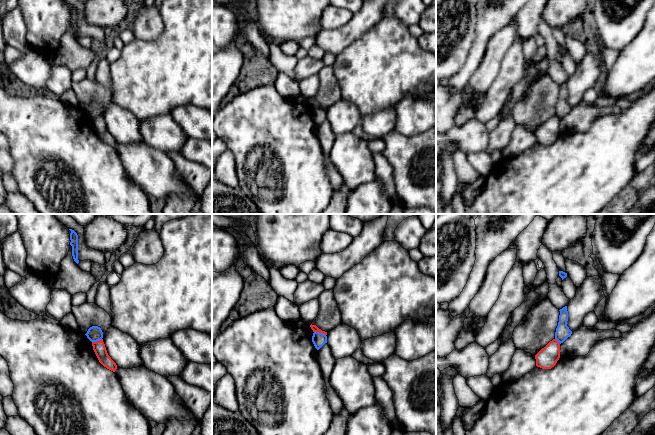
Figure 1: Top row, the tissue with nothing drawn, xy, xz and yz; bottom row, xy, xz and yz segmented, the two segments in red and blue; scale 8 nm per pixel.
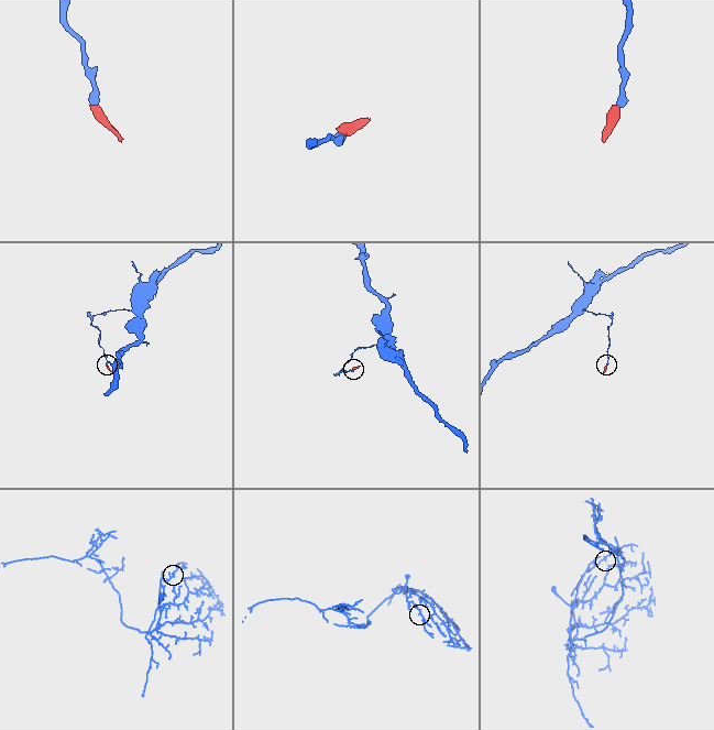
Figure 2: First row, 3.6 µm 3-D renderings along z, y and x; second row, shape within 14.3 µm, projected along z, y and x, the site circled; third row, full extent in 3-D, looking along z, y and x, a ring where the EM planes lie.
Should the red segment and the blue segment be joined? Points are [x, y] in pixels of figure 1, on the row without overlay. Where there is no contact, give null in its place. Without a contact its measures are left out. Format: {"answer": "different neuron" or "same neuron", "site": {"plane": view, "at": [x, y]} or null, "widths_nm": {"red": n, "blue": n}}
{"answer": "different neuron", "site": {"plane": "xz", "at": [320, 108]}, "widths_nm": {"red": 50, "blue": 110}}

